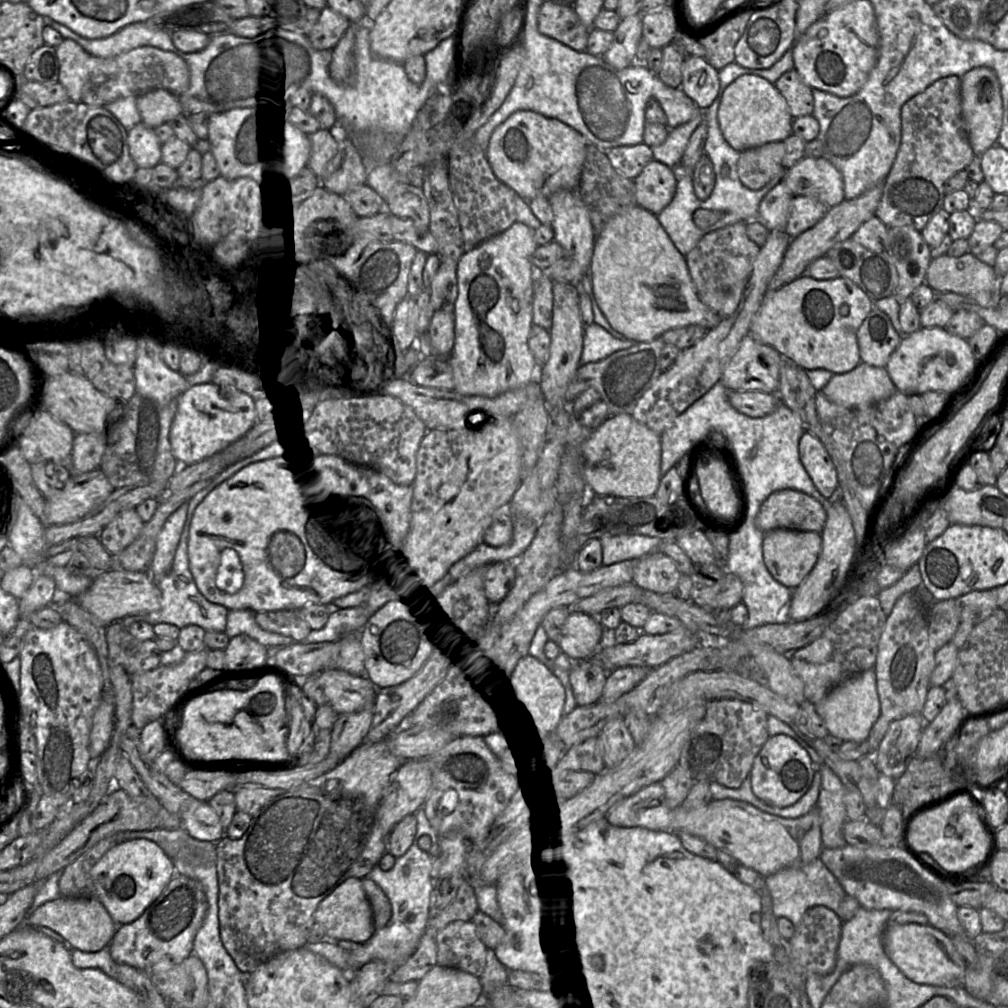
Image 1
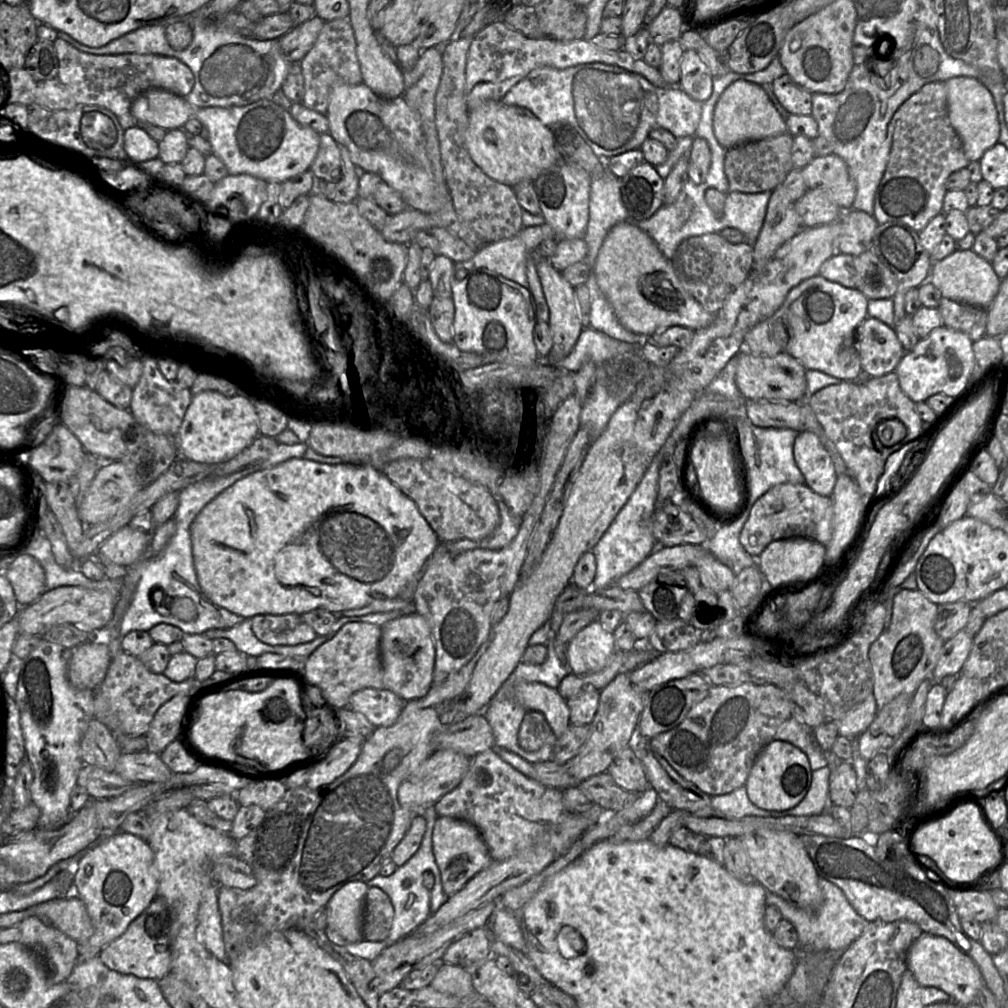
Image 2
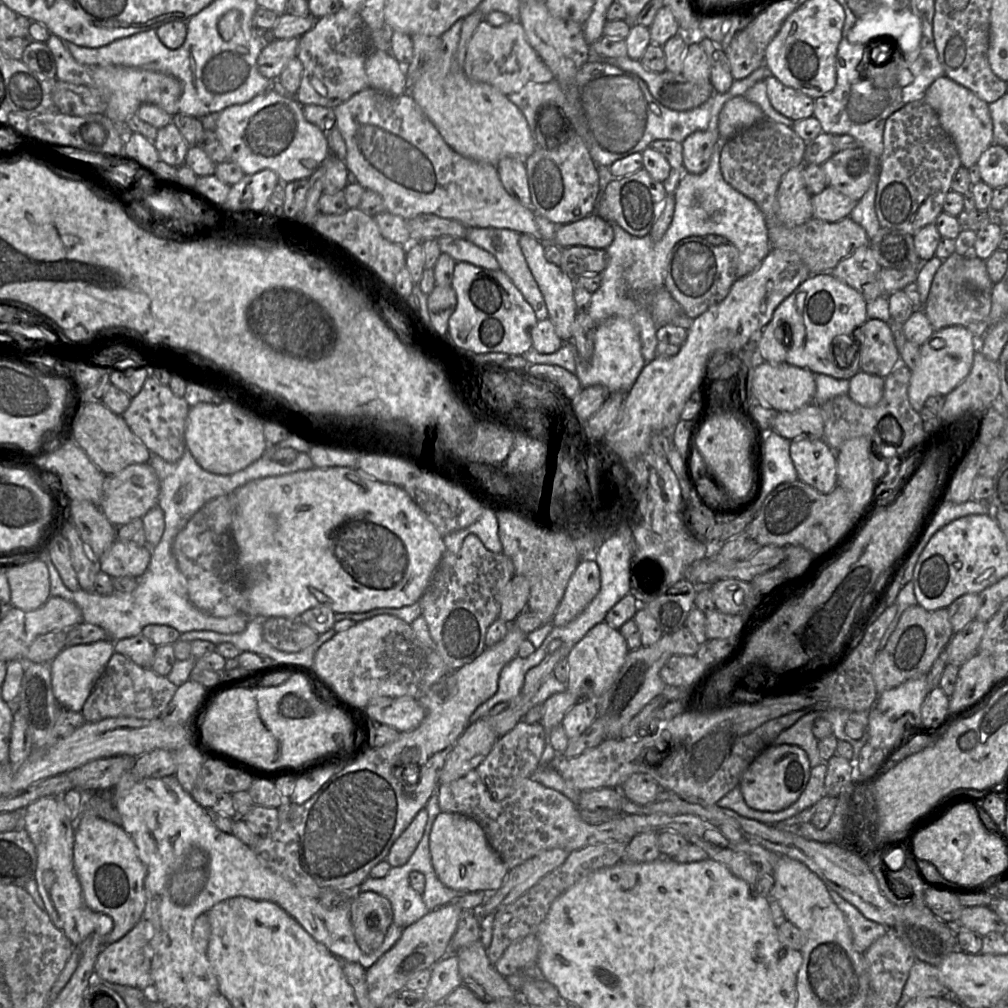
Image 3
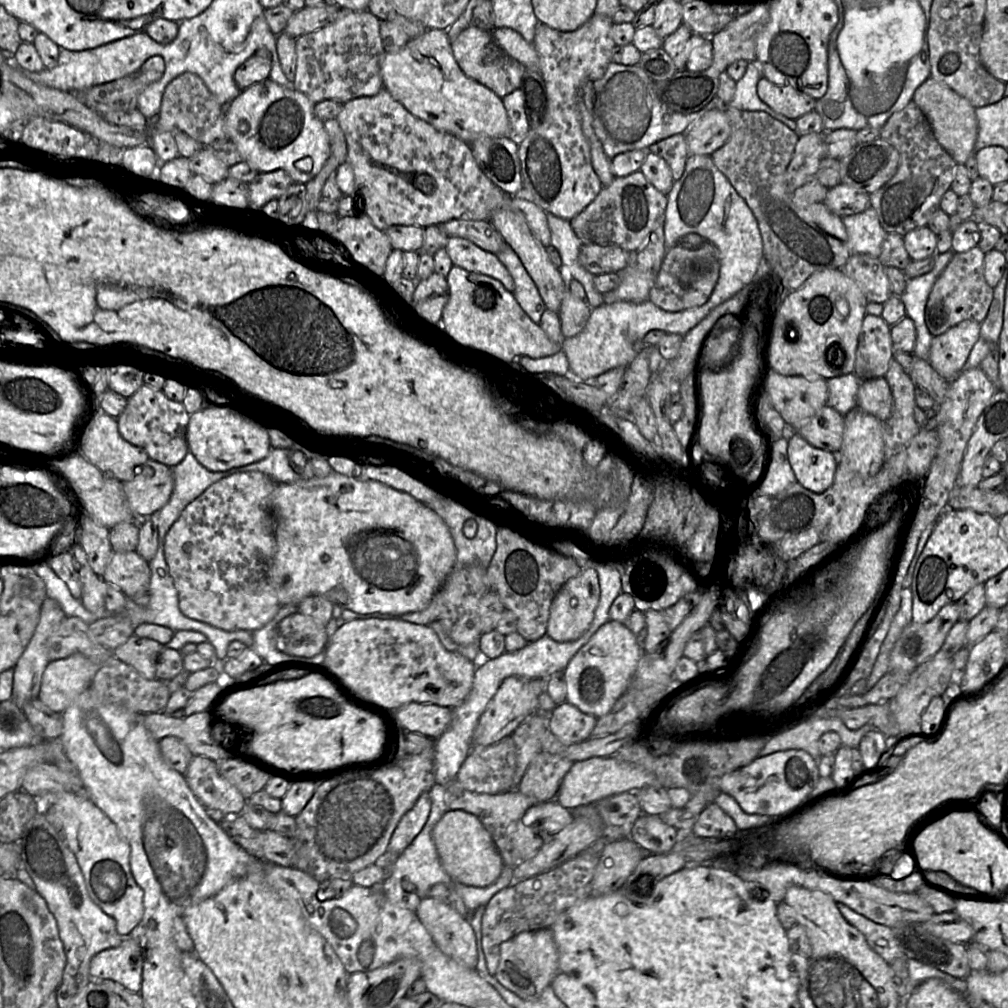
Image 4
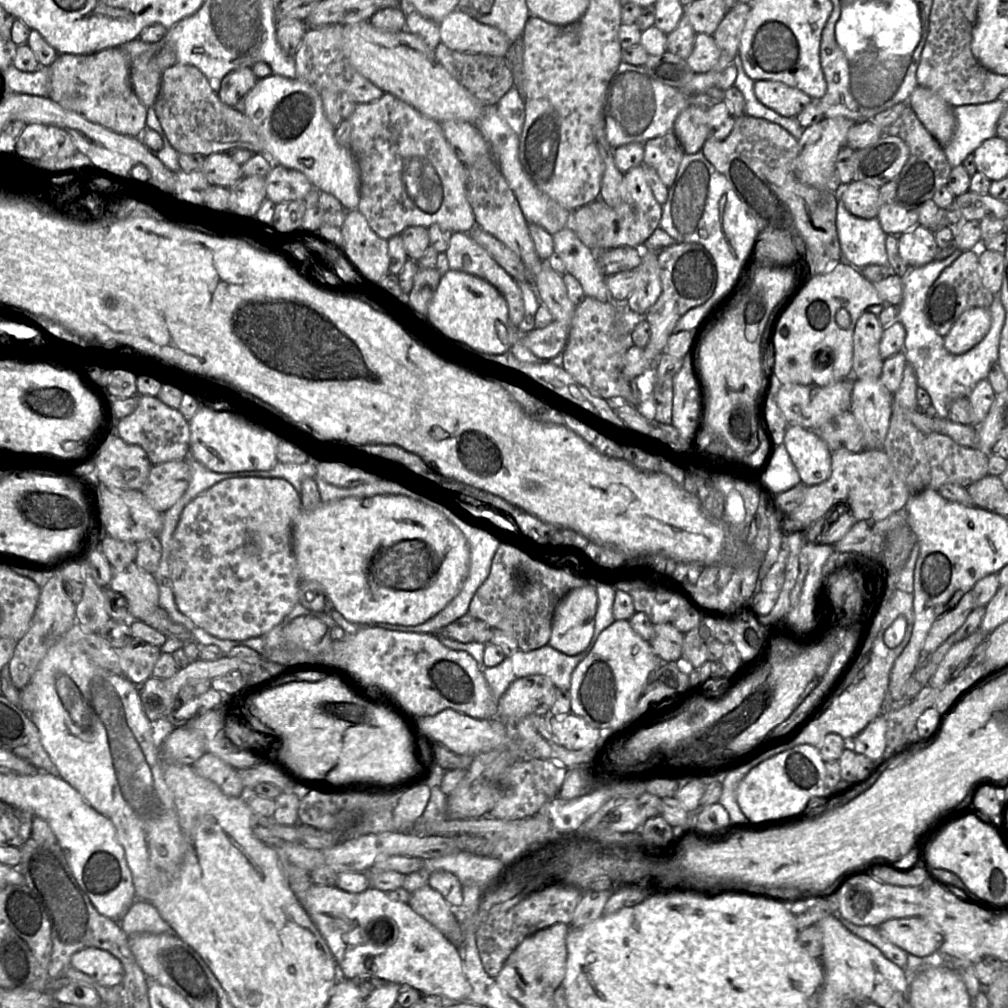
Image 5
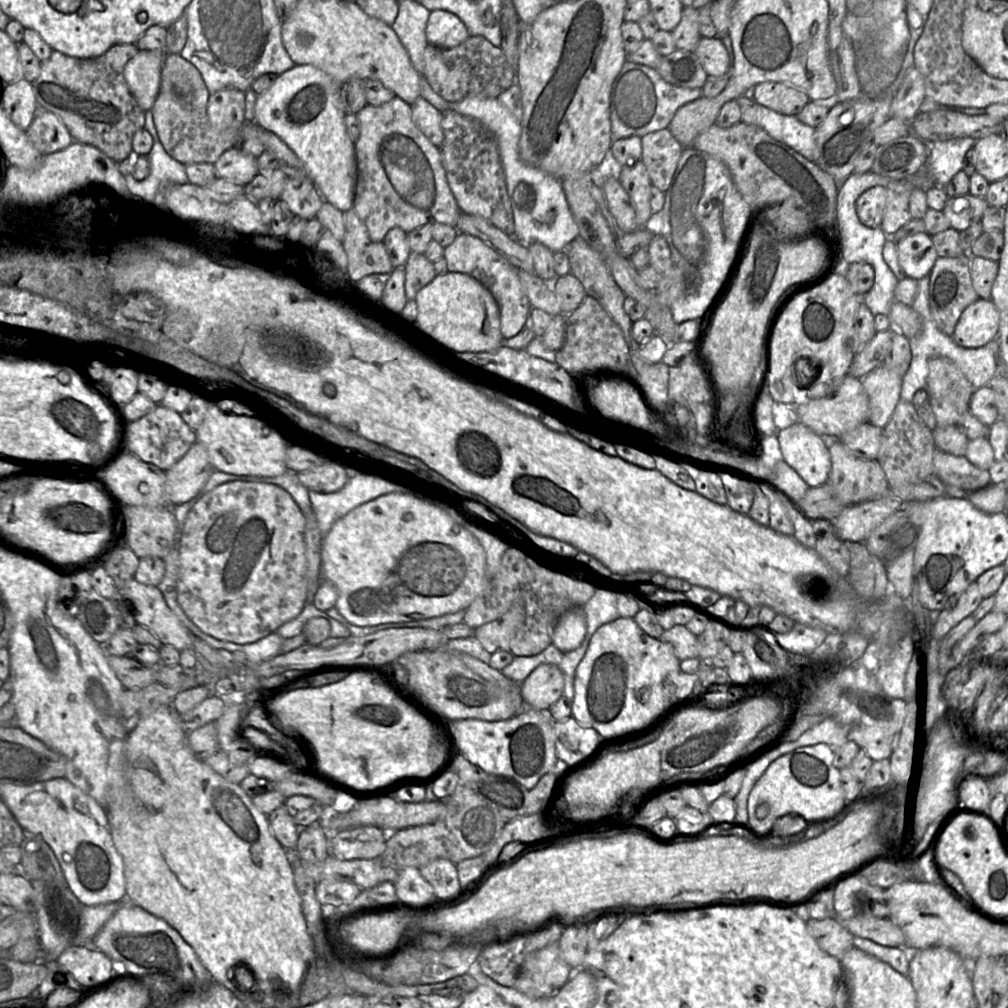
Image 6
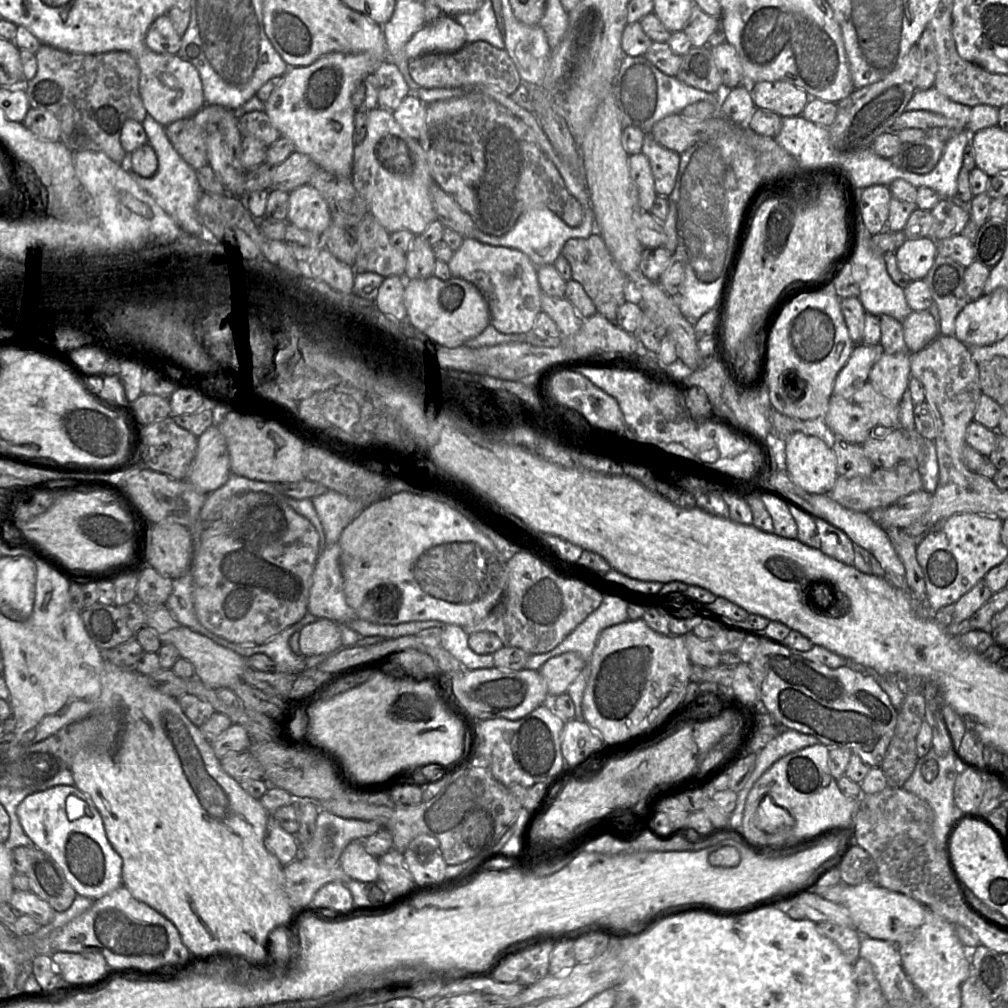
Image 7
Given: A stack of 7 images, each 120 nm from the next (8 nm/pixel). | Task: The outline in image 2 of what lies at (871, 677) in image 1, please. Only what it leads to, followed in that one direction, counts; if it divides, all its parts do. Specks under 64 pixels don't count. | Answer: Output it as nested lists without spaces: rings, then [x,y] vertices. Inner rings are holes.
[[[870,693],[862,702],[835,721],[838,734],[848,739],[858,738],[872,723],[876,713],[876,700],[874,694]]]

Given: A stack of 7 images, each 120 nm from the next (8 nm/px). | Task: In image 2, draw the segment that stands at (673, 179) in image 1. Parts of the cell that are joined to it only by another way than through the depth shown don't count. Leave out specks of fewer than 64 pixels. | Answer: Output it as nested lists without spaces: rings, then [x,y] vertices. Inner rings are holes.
[[[644,161],[619,180],[622,202],[629,216],[641,221],[650,218],[664,204],[664,182],[656,168]]]

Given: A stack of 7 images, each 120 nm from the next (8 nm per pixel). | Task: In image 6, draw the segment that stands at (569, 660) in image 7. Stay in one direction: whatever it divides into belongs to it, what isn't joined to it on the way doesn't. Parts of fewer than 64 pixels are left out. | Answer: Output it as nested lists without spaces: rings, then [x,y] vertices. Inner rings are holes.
[[[542,664],[520,683],[520,695],[525,706],[549,710],[563,695],[564,676],[554,664]]]

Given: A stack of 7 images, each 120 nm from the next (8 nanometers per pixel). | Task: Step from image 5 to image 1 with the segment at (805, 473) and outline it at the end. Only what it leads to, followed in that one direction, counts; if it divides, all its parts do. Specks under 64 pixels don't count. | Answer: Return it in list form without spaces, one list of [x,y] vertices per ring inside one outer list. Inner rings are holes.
[[[804,431],[801,438],[800,438],[800,441],[799,441],[799,457],[800,457],[800,460],[804,466],[804,468],[806,469],[811,480],[813,481],[815,487],[817,488],[817,490],[825,498],[830,499],[832,501],[832,503],[833,503],[833,501],[841,501],[841,500],[834,500],[835,491],[838,488],[838,474],[837,474],[836,466],[835,466],[830,454],[828,453],[827,449],[825,448],[825,446],[821,443],[821,441],[816,436],[814,436],[809,431]]]

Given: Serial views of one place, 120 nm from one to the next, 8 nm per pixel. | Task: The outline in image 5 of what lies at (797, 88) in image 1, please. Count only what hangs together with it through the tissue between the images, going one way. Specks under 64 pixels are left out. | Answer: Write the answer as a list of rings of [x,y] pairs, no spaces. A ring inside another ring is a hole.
[[[757,80],[754,93],[763,105],[785,117],[796,117],[812,102],[803,91],[780,81]]]

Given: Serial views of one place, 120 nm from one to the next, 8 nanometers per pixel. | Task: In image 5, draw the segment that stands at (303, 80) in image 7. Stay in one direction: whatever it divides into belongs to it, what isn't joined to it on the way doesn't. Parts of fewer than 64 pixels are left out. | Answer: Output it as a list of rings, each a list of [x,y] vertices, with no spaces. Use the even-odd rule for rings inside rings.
[[[271,74],[257,81],[255,86],[244,97],[243,104],[244,104],[243,114],[252,121],[256,133],[258,135],[259,141],[262,145],[262,153],[256,154],[261,154],[266,158],[269,158],[274,165],[282,165],[284,167],[295,169],[301,172],[311,182],[315,190],[317,190],[318,192],[326,192],[333,195],[336,199],[340,201],[340,203],[342,204],[343,208],[346,211],[357,209],[360,199],[360,175],[358,171],[358,166],[350,147],[344,147],[337,143],[335,139],[335,127],[326,118],[320,92],[318,92],[309,83],[300,80],[298,78],[290,79],[283,76]]]

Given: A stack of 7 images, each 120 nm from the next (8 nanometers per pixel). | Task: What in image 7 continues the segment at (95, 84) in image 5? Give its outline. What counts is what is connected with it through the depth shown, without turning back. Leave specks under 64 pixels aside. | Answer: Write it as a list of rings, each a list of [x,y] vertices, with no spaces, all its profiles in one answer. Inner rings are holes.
[[[41,44],[36,52],[37,73],[25,83],[30,108],[45,109],[57,118],[60,124],[60,141],[71,151],[103,152],[121,164],[127,156],[120,142],[121,130],[127,120],[142,123],[148,115],[139,92],[140,69],[135,58],[124,51],[103,54],[81,54],[63,51],[48,44]]]

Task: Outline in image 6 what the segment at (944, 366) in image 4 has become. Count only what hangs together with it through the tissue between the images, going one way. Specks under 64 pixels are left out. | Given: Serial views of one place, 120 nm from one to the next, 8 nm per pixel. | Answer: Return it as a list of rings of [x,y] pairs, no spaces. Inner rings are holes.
[[[979,298],[967,306],[955,326],[952,339],[963,348],[980,348],[999,331],[999,312],[991,300]]]

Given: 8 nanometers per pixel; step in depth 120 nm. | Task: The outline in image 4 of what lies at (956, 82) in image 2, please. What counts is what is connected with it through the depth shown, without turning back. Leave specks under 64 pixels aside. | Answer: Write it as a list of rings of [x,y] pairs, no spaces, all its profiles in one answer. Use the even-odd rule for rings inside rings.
[[[928,78],[914,92],[914,102],[930,123],[935,139],[957,164],[974,156],[978,125],[975,108],[943,82]]]

